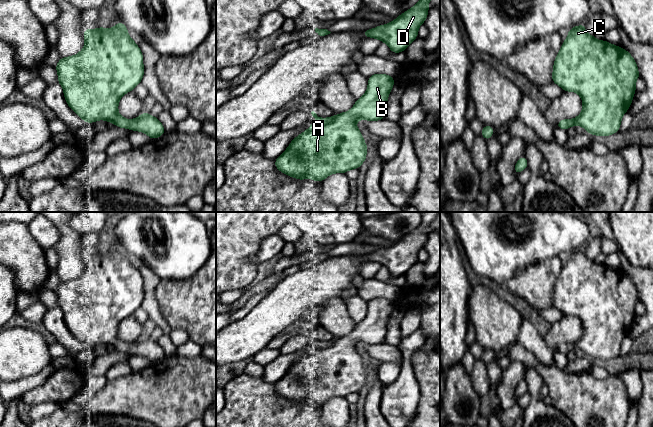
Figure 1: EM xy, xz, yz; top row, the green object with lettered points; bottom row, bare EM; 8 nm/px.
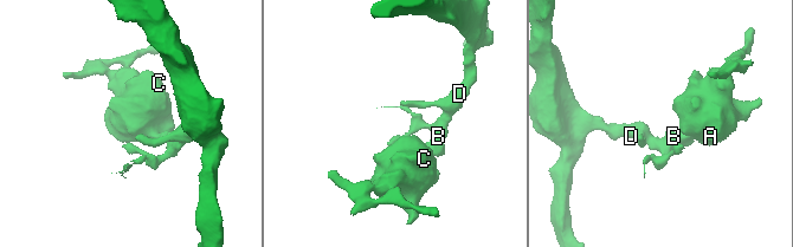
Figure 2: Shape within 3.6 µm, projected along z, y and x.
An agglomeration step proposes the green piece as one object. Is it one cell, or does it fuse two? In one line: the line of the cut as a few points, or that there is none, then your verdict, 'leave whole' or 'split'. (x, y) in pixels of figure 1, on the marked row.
no cut | leave whole

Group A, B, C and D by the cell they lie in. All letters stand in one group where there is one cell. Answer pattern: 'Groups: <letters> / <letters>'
Groups: A B C D

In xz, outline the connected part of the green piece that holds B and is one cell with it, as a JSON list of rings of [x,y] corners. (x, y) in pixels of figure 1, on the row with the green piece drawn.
[[[374,74],[368,77],[366,93],[356,100],[348,111],[329,118],[321,118],[315,109],[309,110],[310,117],[318,118],[311,126],[295,137],[284,153],[275,159],[275,167],[290,177],[304,180],[307,178],[322,182],[333,173],[346,173],[358,169],[365,161],[367,145],[356,127],[358,120],[379,121],[385,117],[388,95],[394,86],[394,78],[386,74]]]

